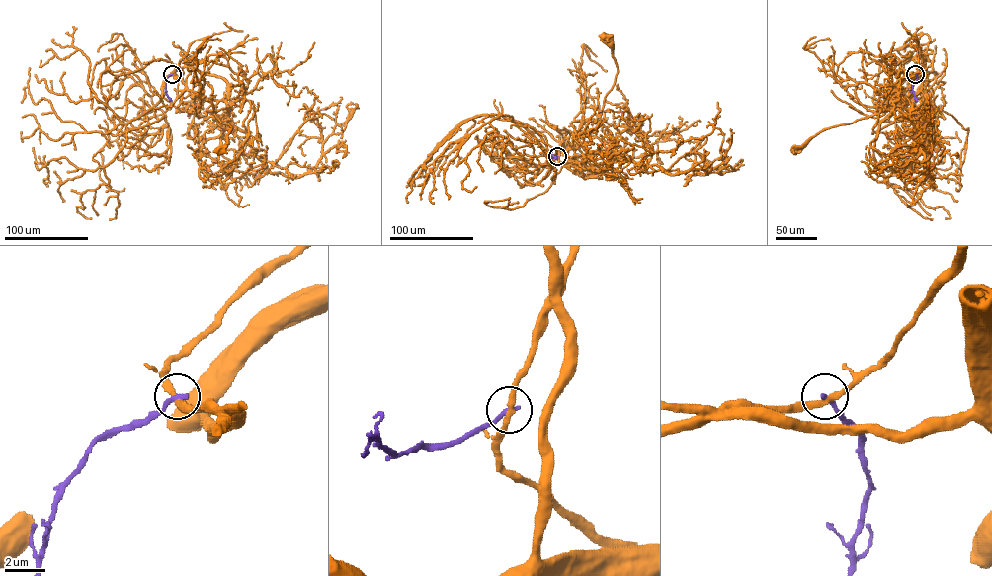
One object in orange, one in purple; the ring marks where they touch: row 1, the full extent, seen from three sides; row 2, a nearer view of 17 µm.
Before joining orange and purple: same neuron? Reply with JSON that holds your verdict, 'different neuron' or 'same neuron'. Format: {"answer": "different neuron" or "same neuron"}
{"answer": "different neuron"}

